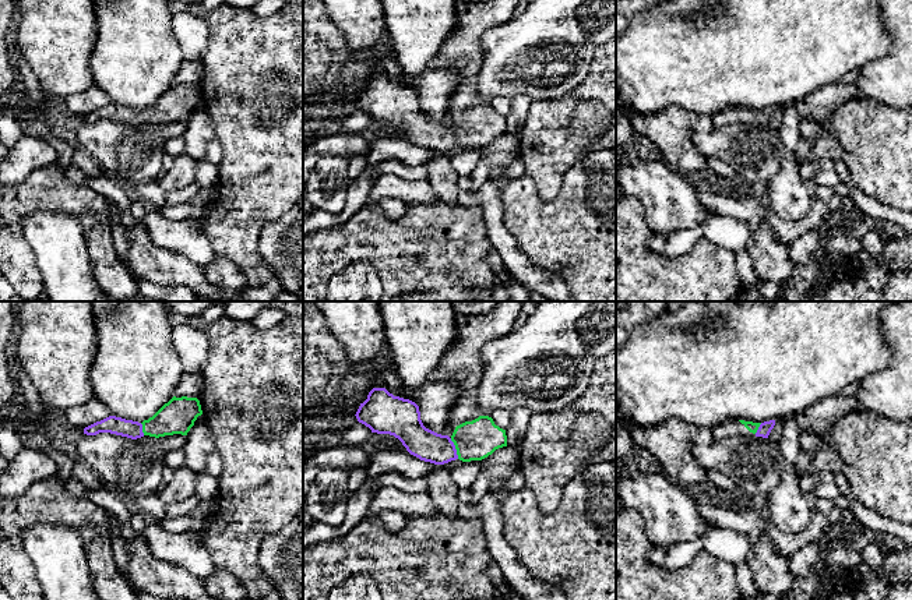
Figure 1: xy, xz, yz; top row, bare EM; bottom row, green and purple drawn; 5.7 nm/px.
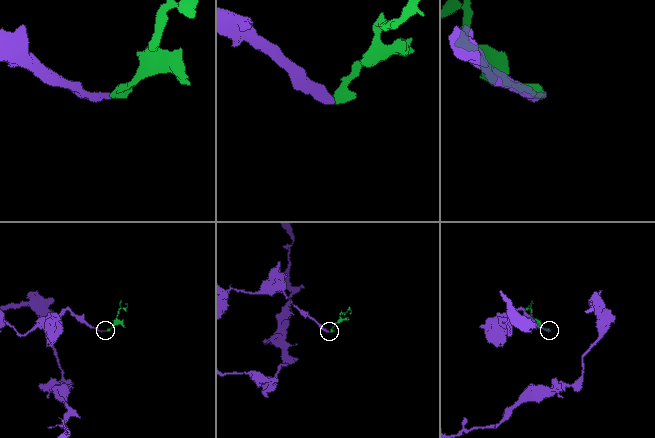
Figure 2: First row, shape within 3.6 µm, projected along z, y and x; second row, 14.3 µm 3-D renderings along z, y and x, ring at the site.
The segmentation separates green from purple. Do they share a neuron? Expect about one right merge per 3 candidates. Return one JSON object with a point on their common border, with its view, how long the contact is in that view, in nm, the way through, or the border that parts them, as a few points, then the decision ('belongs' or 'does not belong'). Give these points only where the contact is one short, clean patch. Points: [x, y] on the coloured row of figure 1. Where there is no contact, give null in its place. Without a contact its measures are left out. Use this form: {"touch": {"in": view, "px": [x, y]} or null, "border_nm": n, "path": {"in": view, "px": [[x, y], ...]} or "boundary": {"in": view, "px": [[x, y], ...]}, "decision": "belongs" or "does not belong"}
{"touch": {"in": "xz", "px": [456, 448]}, "border_nm": 130, "path": {"in": "xz", "px": [[475, 440], [456, 448], [433, 448], [419, 441]]}, "decision": "belongs"}

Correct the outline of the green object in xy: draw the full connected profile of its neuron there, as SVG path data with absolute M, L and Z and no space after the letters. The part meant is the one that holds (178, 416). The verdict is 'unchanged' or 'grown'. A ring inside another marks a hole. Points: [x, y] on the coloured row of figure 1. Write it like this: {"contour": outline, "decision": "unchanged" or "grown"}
{"contour": "M173 396L152 417L142 423L109 416L84 428L84 434L96 435L99 433L110 433L131 440L149 437L165 437L173 434L187 435L198 416L203 414L200 400L197 398Z", "decision": "grown"}

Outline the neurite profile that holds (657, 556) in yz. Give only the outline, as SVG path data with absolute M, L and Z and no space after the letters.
M654 547L648 553L648 561L654 565L662 565L670 547Z

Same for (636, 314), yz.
M630 301L626 308L616 308L616 350L630 338L631 332L666 311L670 301Z

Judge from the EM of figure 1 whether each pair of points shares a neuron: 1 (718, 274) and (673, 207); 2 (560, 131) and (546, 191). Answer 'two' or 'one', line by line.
1: two
2: one

